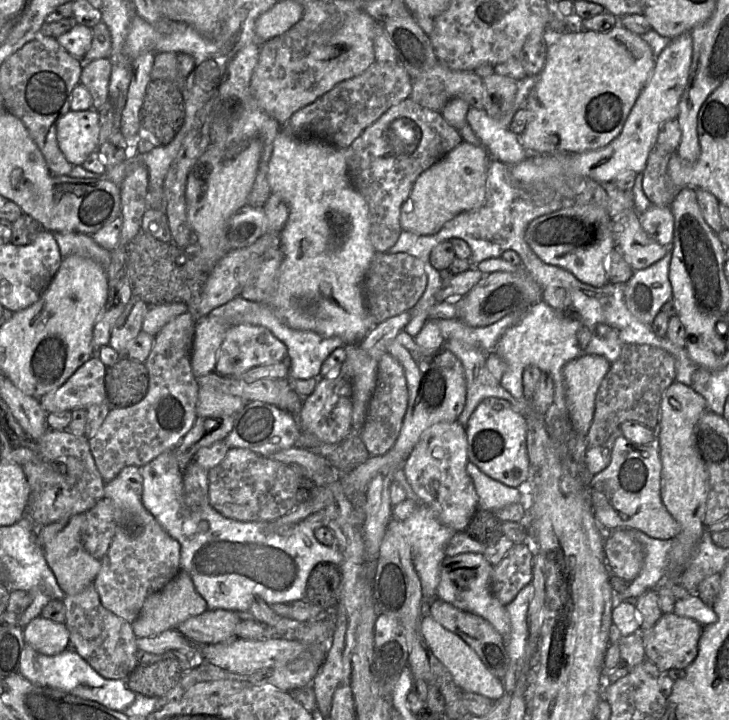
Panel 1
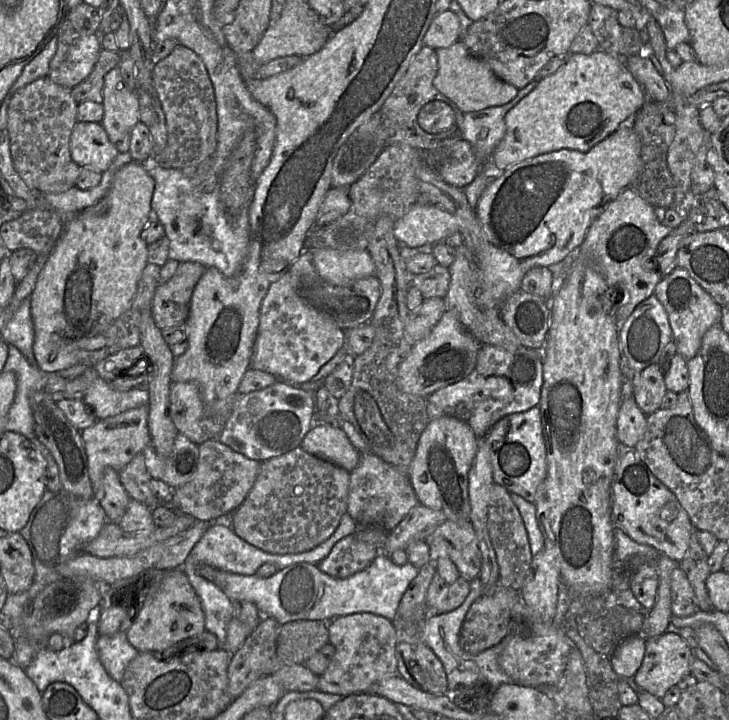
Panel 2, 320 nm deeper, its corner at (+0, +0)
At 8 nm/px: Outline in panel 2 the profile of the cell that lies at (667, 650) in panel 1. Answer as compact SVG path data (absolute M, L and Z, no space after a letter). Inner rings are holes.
M664 632L659 636L646 639L645 653L641 666L633 680L637 688L645 690L661 699L666 692L690 673L694 650L677 633Z

